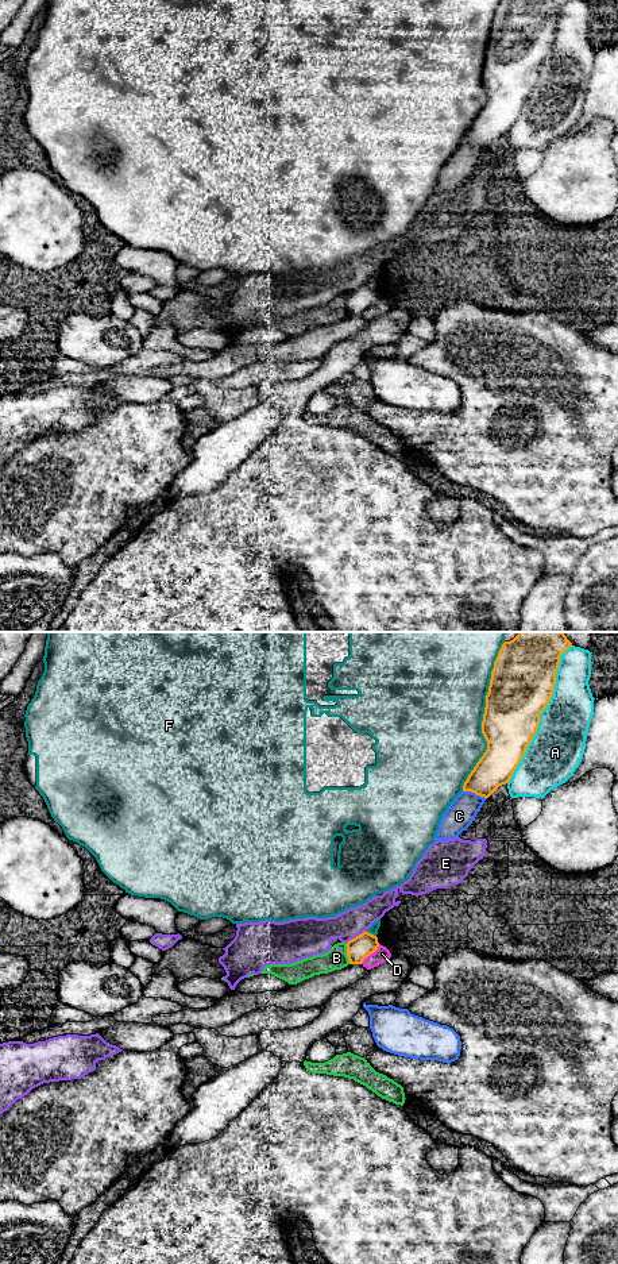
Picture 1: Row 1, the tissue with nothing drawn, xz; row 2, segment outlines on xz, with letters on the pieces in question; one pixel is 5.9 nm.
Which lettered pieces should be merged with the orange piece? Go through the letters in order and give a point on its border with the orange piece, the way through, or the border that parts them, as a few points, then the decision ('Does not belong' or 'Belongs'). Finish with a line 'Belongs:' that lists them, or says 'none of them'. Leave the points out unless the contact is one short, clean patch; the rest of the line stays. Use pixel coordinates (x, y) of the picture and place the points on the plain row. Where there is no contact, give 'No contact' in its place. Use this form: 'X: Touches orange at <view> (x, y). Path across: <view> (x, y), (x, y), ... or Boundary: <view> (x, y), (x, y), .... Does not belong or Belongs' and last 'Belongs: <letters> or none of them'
A: Touches orange at xz (539, 68). Does not belong
B: Touches orange at xz (347, 305). Boundary: xz (346, 295), (346, 307), (350, 315). Does not belong
C: Touches orange at xz (475, 145). Does not belong
D: Touches orange at xz (370, 305). Boundary: xz (379, 296), (360, 315). Does not belong
E: Touches orange at xz (356, 288). Does not belong
F: Touches orange at xz (483, 72). Does not belong
Belongs: none of them

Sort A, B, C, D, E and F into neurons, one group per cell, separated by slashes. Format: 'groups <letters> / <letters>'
groups A / B / C / D / E / F

